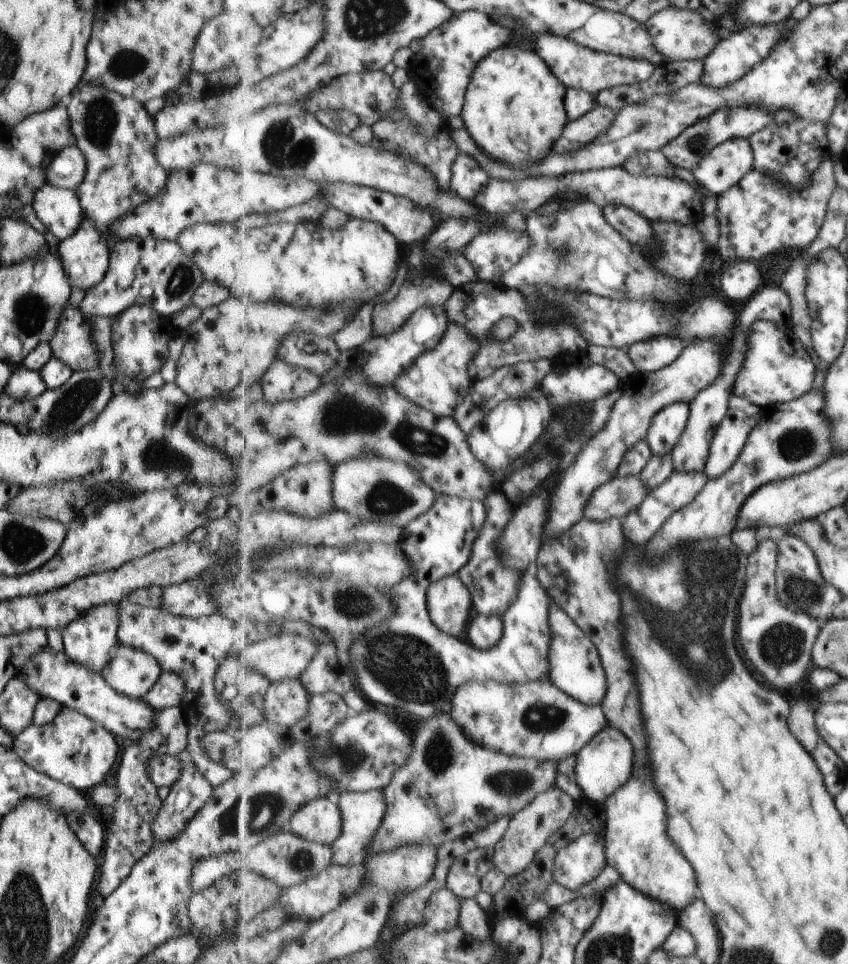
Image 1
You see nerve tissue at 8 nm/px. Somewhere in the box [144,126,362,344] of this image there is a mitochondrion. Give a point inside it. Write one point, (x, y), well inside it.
(181, 280)

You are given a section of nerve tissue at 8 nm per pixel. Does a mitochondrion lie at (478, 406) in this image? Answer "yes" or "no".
no

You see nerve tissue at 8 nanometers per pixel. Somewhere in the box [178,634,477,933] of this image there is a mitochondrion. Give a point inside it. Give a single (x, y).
(262, 811)

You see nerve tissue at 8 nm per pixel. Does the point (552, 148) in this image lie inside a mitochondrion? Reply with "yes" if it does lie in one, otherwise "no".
no

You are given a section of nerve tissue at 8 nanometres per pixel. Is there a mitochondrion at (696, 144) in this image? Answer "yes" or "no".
yes

